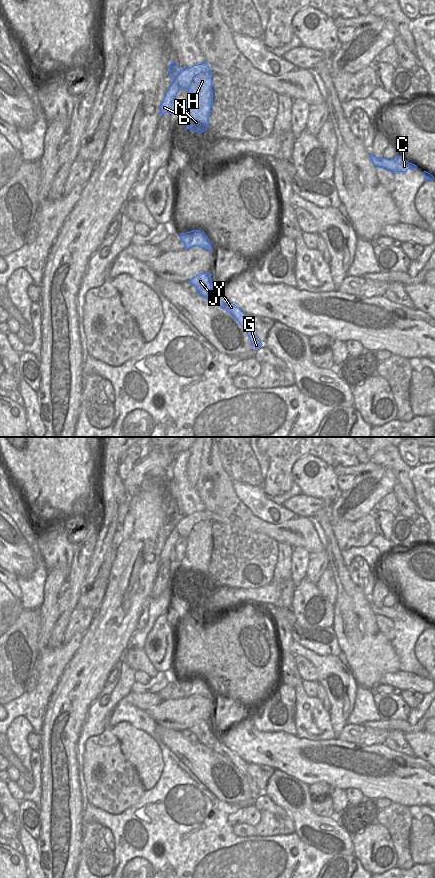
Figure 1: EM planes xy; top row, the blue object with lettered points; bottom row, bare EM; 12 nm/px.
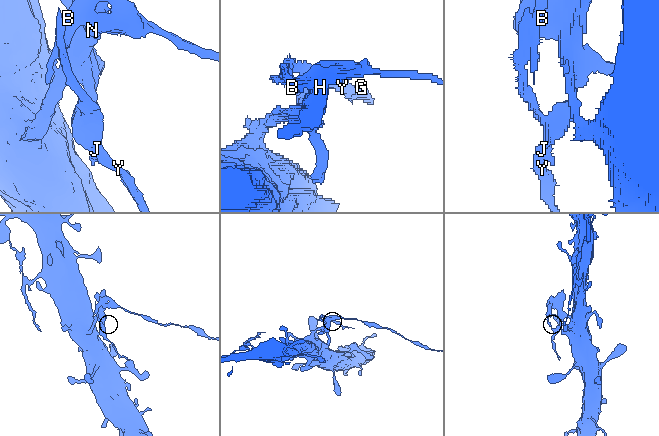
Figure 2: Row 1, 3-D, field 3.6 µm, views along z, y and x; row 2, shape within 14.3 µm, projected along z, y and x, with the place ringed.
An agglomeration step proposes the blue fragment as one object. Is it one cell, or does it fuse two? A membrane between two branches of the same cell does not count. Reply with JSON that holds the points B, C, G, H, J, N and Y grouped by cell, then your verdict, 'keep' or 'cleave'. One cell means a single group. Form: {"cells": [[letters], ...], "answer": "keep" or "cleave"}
{"cells": [["B", "C"], ["G", "H", "J", "N", "Y"]], "answer": "cleave"}

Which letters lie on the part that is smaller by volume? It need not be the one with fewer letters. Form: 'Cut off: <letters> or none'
Cut off: B, C

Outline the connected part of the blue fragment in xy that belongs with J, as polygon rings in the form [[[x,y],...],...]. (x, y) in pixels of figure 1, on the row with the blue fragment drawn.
[[[199,273],[190,279],[189,282],[197,288],[199,295],[225,309],[228,313],[236,318],[239,324],[247,331],[247,335],[255,349],[262,346],[263,344],[257,339],[252,329],[248,326],[248,316],[242,312],[235,304],[228,301],[223,296],[221,290],[217,290],[213,287],[211,276],[211,273]]]

